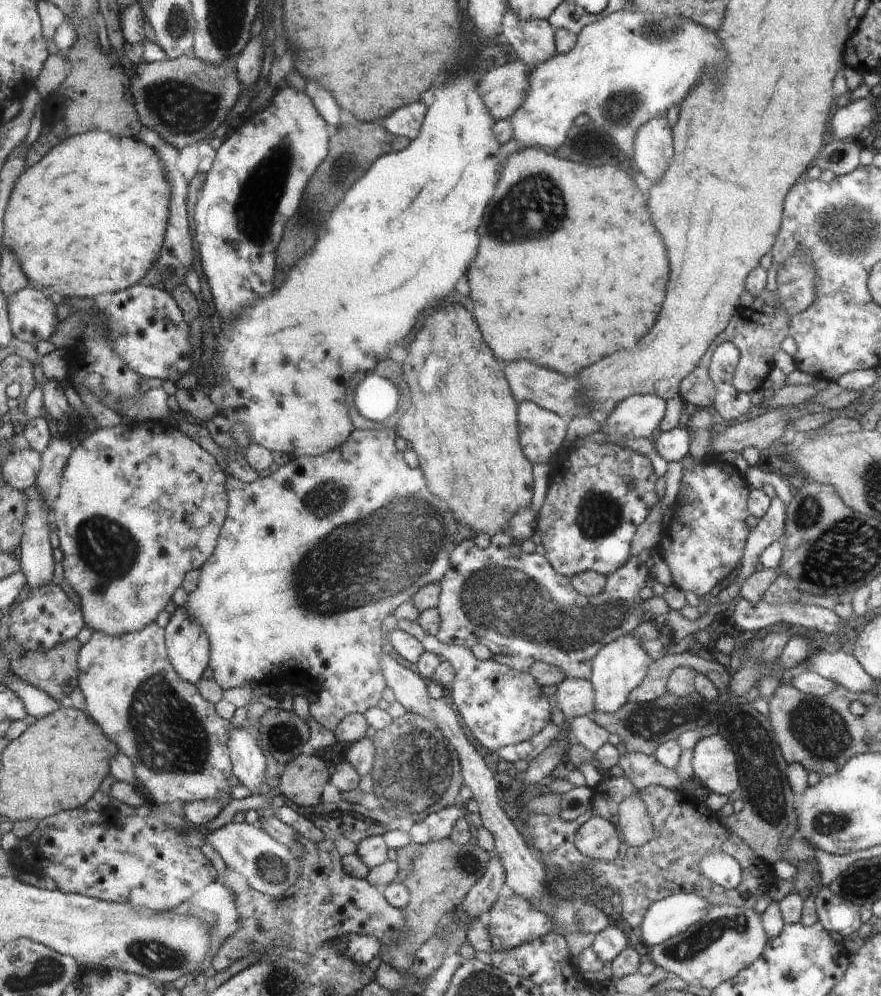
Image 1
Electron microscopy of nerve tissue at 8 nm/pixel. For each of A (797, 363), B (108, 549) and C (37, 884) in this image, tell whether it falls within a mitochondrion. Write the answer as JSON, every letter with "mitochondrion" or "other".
{"A":"other","B":"mitochondrion","C":"other"}

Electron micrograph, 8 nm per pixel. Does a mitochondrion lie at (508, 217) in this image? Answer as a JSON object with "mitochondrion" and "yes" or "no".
{"mitochondrion":"yes"}

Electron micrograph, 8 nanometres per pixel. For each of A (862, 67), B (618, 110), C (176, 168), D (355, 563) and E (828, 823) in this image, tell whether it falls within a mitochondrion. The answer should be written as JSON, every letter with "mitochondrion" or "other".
{"A":"other","B":"mitochondrion","C":"other","D":"mitochondrion","E":"mitochondrion"}

